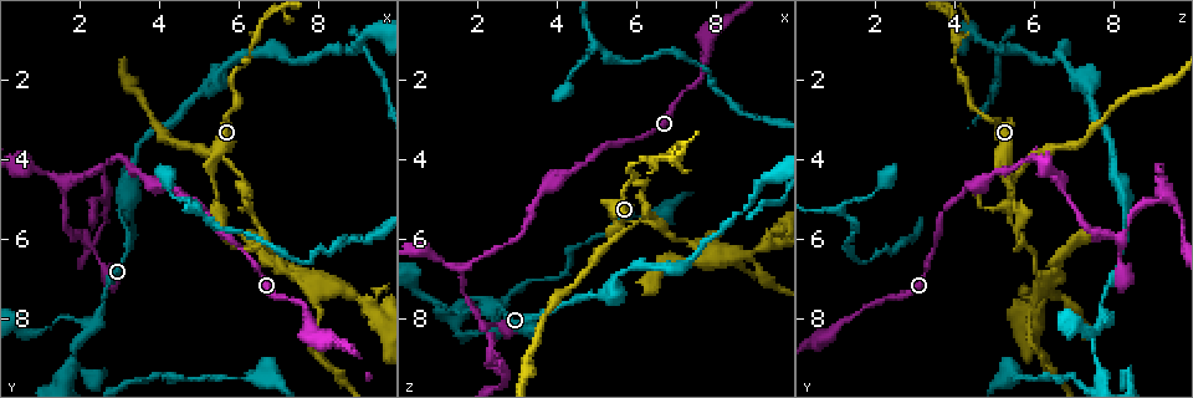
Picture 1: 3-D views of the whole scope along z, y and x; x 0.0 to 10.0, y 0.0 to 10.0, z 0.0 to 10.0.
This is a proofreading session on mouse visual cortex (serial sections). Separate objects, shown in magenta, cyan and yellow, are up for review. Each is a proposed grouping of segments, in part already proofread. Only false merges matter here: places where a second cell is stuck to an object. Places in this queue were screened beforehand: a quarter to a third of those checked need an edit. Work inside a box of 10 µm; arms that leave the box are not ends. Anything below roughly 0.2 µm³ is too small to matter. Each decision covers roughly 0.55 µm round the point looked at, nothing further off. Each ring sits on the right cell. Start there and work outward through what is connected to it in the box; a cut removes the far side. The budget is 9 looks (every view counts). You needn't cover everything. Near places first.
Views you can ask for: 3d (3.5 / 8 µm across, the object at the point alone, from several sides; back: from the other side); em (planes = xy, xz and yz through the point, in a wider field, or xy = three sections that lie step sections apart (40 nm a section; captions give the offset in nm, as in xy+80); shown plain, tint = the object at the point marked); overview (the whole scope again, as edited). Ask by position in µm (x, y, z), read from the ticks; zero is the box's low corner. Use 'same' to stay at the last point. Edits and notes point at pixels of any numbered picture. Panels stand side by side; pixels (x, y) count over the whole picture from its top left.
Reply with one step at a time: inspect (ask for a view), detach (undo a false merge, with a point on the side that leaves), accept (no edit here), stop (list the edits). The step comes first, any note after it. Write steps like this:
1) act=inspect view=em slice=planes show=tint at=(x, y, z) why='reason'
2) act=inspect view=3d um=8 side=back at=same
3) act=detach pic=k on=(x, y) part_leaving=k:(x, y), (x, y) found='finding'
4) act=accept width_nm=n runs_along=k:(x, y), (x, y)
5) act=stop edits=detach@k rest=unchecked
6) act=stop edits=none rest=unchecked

act=inspect view=3d um=3.5 at=(5.40, 4.70, 5.40) why='narrows sharply'

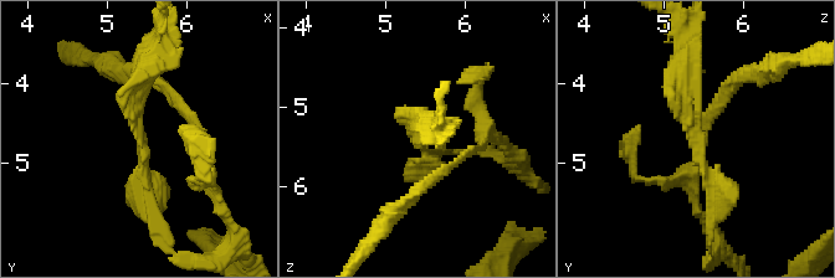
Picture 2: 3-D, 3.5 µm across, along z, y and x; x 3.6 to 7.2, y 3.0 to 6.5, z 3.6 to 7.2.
act=inspect view=em slice=xy step=5 show=tint at=(5.45, 4.70, 5.45) arm_widths_nm=250,300

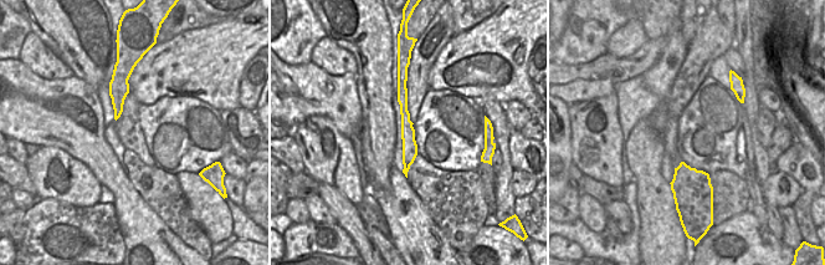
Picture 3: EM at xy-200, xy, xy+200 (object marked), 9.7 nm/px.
act=accept found='continuous, no second cell'

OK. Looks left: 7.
act=inspect view=3d um=3.5 at=(5.35, 1.90, 7.50) why='abrupt turn'

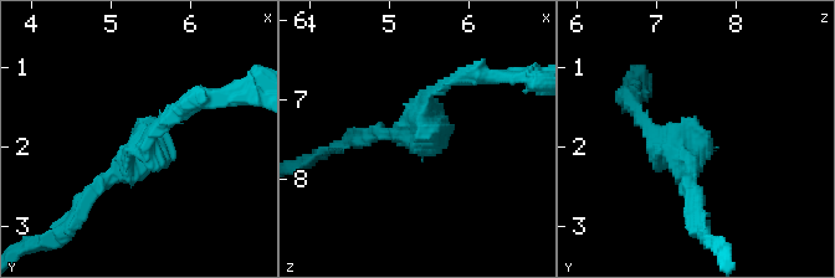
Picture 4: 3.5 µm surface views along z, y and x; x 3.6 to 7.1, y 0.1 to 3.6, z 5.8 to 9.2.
act=inspect view=em slice=xy step=5 show=tint at=(5.40, 1.90, 7.50) why='now the EM'

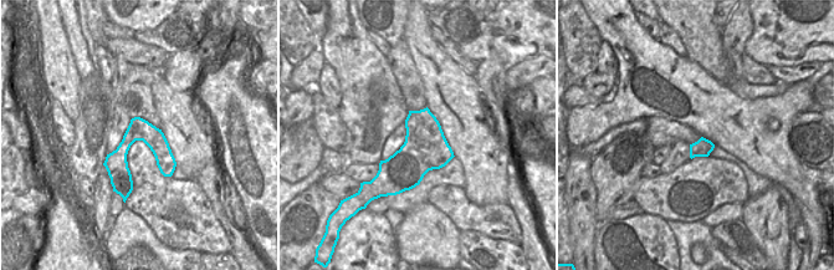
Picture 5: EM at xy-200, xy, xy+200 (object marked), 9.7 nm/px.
act=accept runs_along=5:(137, 120), (121, 152), (128, 187) found='continuous, no second cell'

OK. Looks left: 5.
act=inspect view=3d um=8 side=back at=(1.80, 4.60, 6.70) why='three-way junction'

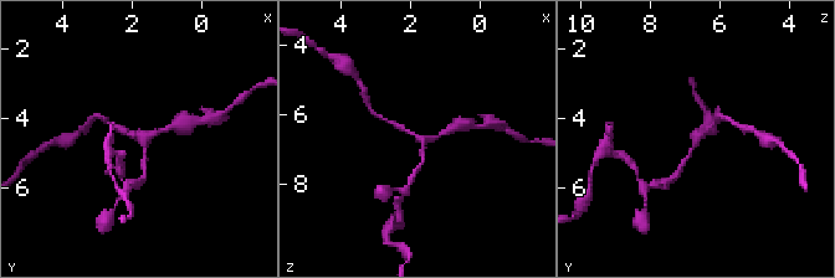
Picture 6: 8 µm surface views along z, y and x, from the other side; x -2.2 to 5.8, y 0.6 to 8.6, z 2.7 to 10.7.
act=inspect view=3d um=3.5 side=back at=same why='zoom in'

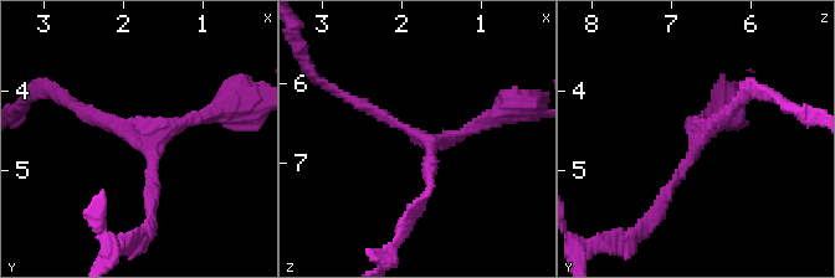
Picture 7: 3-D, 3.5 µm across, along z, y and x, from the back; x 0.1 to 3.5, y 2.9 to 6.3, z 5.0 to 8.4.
act=inspect view=em slice=xy step=1 show=tint at=(1.80, 4.60, 6.65)

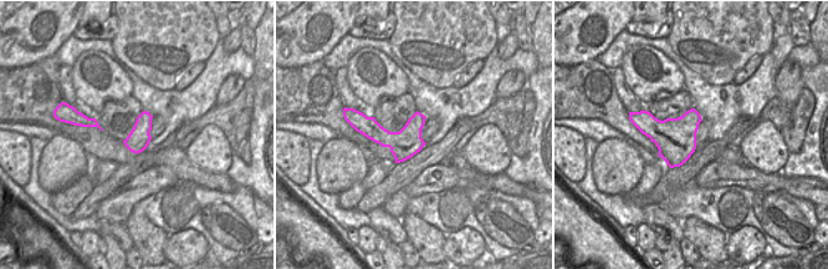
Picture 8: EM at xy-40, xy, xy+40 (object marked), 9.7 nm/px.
act=accept runs_along=7:(73, 107), (150, 153), (150, 210) found='one cell here'

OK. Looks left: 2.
act=inspect view=3d um=3.5 at=(2.40, 8.20, 7.75) why='three-way junction'

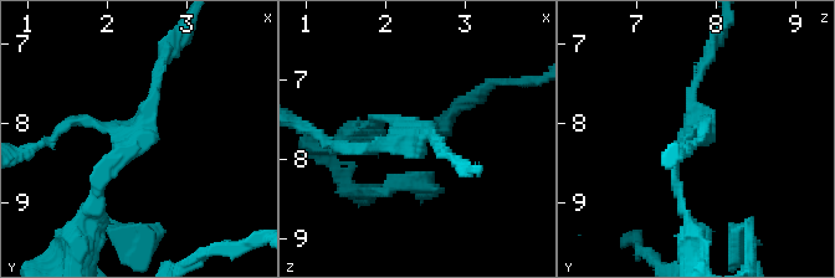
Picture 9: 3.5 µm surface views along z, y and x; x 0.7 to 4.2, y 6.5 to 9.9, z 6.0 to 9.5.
act=inspect view=em slice=xy step=5 show=tint at=(2.40, 8.15, 7.70) arms=3 arm_widths_nm=150,150,150 why='shape alone is not enough'

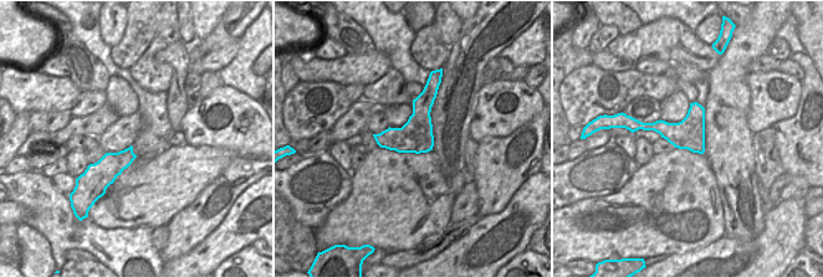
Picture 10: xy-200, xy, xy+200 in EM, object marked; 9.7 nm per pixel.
act=accept runs_along=9:(163, 61), (144, 122), (95, 199) found='one cell here'

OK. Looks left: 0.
act=stop edits=none rest=unchecked

